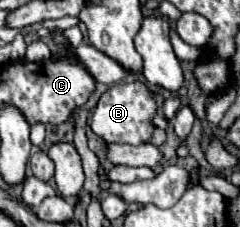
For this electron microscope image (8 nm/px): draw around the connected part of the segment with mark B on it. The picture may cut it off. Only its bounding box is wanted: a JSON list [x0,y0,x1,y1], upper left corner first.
[89,80,157,144]

